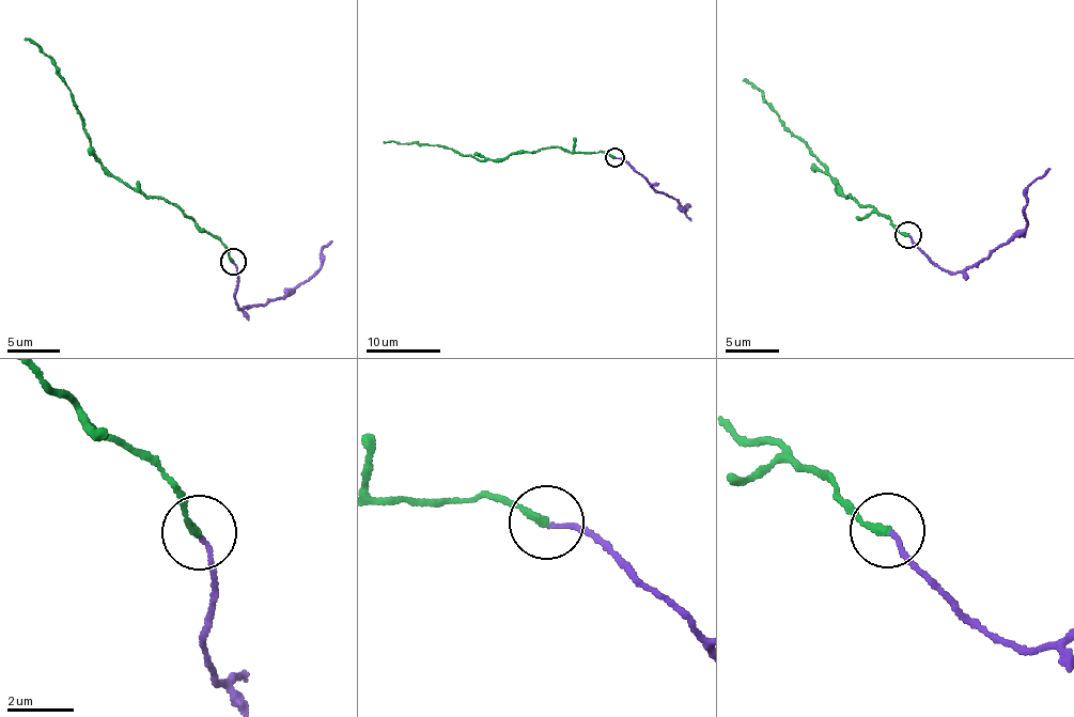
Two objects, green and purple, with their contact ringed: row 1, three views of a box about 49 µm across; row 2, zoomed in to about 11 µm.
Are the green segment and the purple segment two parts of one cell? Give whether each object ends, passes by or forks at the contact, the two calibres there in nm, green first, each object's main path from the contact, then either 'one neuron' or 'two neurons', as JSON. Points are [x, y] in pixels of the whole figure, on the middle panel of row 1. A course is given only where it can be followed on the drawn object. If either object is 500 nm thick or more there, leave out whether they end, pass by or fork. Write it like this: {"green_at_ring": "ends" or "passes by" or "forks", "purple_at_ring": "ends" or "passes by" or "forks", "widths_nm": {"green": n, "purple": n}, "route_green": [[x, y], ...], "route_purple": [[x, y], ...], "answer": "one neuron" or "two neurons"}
{"green_at_ring": "ends", "purple_at_ring": "ends", "widths_nm": {"green": 240, "purple": 120}, "route_green": [[615, 157], [601, 151], [571, 152], [549, 146], [480, 160], [452, 149], [383, 143]], "route_purple": [[615, 157], [622, 158], [640, 173], [655, 190], [679, 199], [686, 209], [688, 204], [685, 207], [691, 220]], "answer": "one neuron"}

